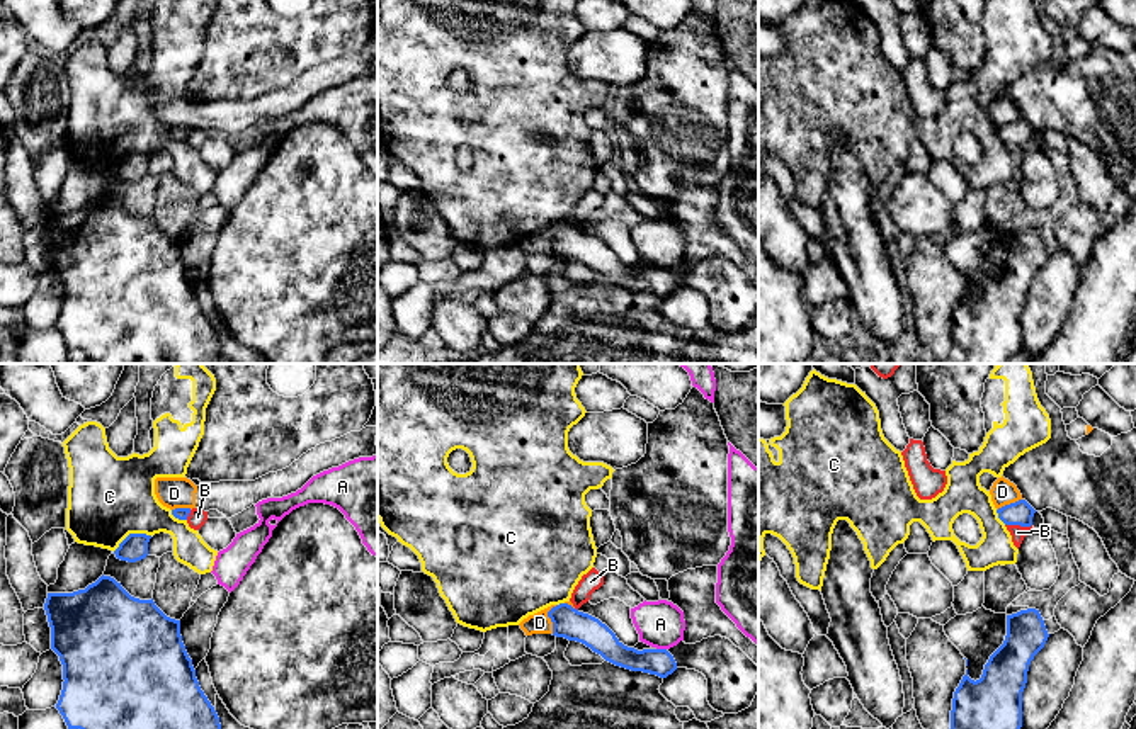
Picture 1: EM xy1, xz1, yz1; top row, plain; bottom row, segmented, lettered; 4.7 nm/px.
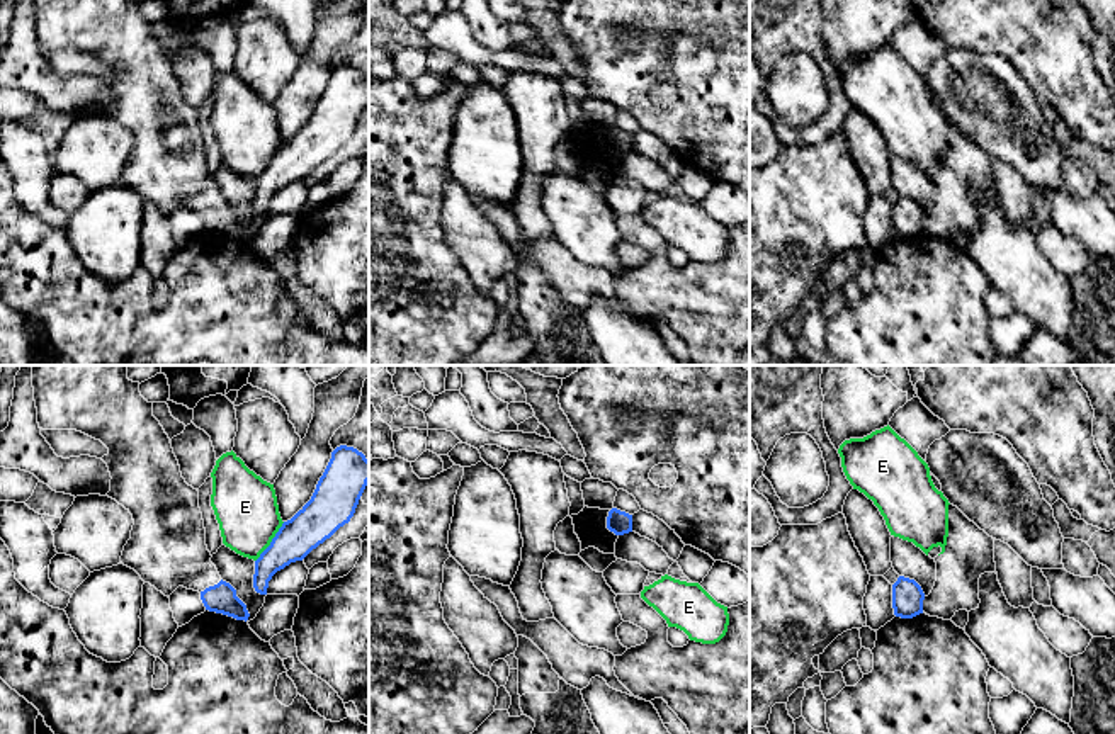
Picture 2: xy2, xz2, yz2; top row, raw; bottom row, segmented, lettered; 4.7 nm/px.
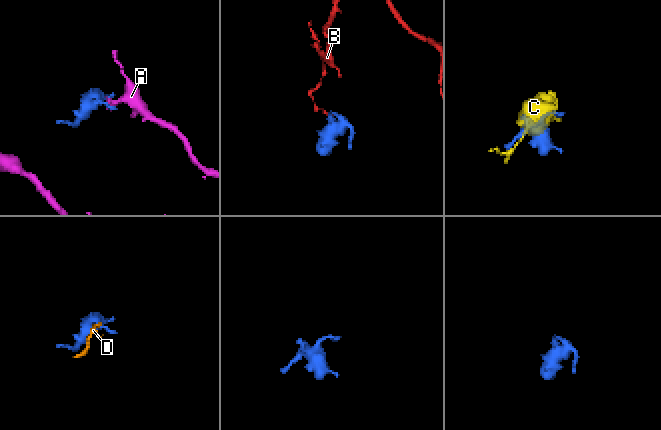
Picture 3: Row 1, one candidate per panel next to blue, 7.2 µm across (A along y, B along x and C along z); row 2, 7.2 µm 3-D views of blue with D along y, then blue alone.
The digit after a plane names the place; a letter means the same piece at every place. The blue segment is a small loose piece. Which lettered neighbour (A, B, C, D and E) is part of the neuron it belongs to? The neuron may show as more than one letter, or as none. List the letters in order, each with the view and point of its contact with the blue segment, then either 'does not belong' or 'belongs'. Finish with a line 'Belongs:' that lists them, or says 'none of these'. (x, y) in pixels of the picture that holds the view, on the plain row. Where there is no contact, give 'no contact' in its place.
A: meets blue in xz1 at (662, 269); does not belong
B: meets blue in yz1 at (1019, 143); does not belong
C: meets blue in xy1 at (131, 153); does not belong
D: meets blue in xz1 at (550, 237); does not belong
E: meets blue in xy2 at (271, 162); does not belong
Belongs: none of these

